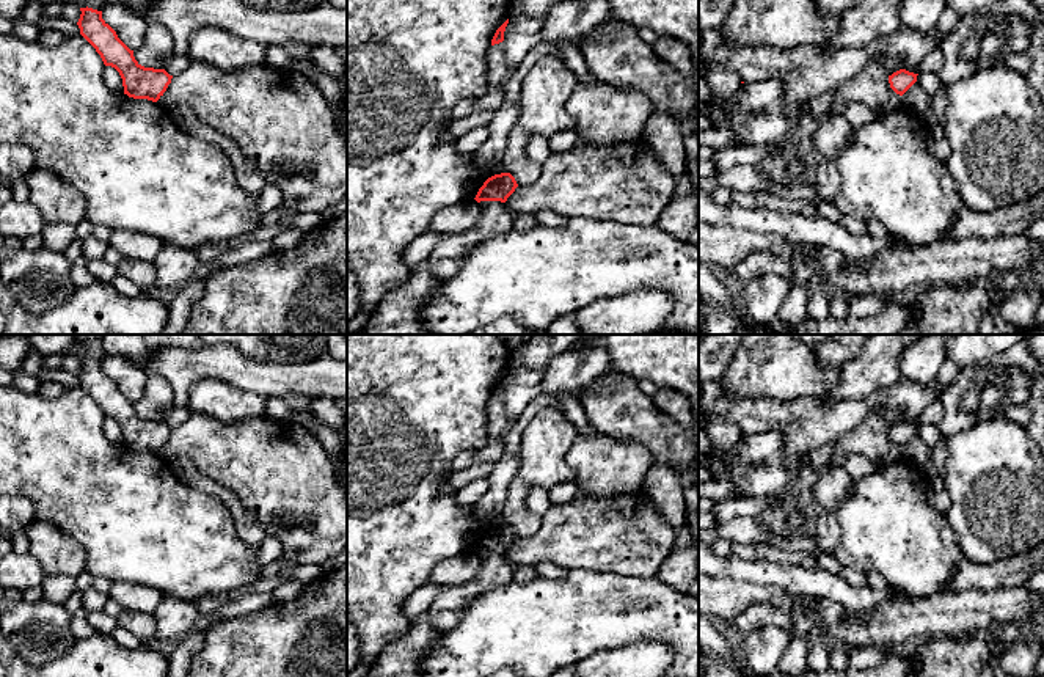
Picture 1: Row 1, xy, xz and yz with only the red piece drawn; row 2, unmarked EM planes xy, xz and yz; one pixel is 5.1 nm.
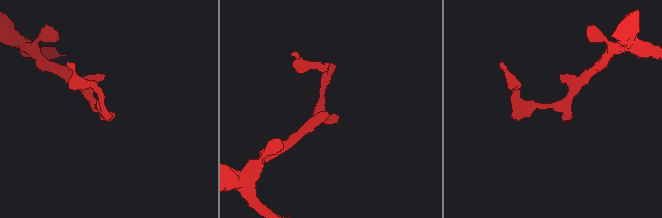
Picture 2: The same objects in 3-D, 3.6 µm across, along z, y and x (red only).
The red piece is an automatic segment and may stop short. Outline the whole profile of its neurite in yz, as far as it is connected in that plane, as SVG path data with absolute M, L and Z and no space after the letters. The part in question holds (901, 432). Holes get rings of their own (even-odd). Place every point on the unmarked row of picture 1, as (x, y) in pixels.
M900 421L892 427L889 427L890 440L896 446L903 448L917 434L917 427L918 426L909 424L906 421Z

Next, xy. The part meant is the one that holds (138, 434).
M80 360L77 374L80 386L96 401L105 418L115 419L124 438L124 446L133 451L148 451L157 454L173 427L165 421L141 418L130 402L116 386L116 383L102 371L102 363Z

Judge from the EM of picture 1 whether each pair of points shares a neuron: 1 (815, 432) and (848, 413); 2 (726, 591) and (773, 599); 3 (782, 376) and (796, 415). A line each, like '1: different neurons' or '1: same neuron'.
1: same neuron
2: same neuron
3: different neurons

